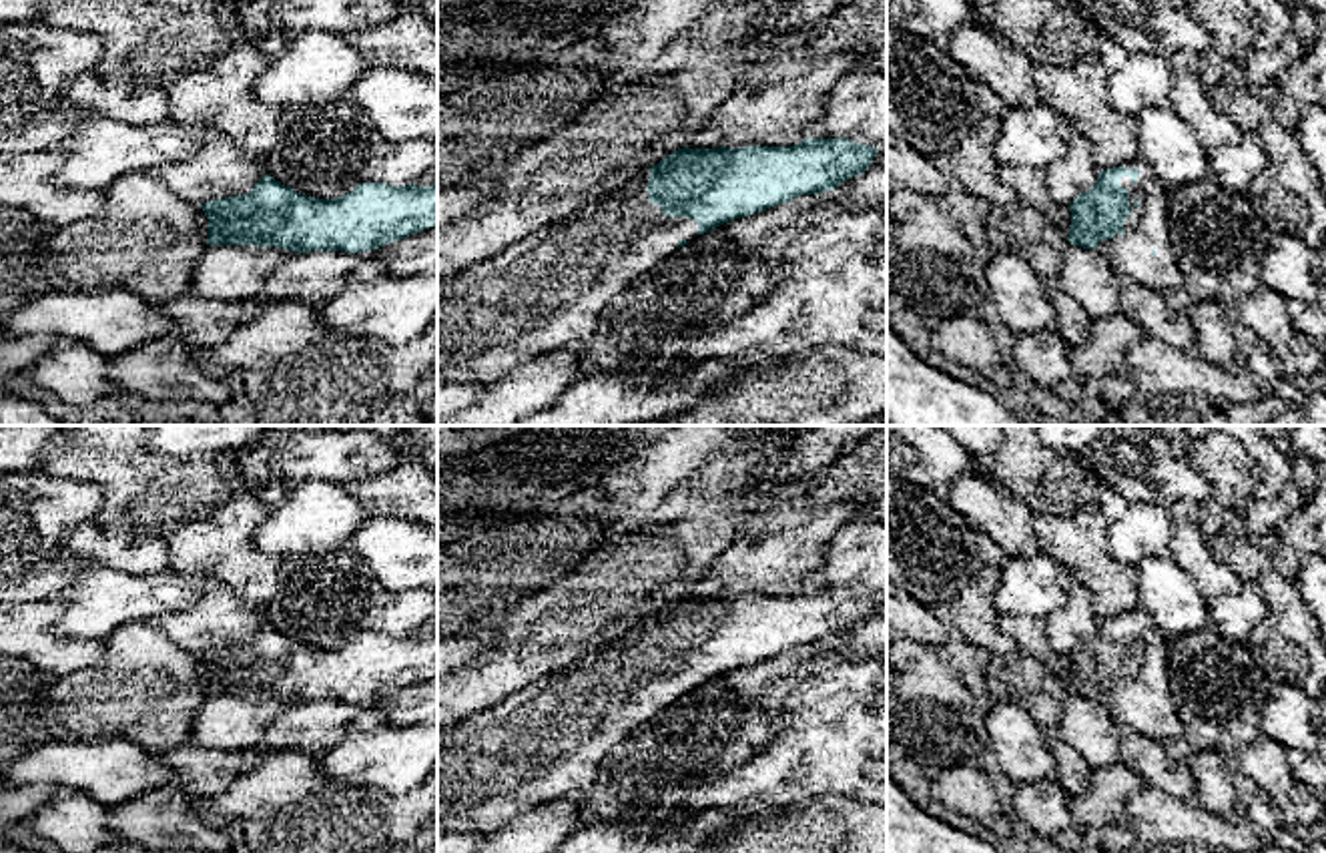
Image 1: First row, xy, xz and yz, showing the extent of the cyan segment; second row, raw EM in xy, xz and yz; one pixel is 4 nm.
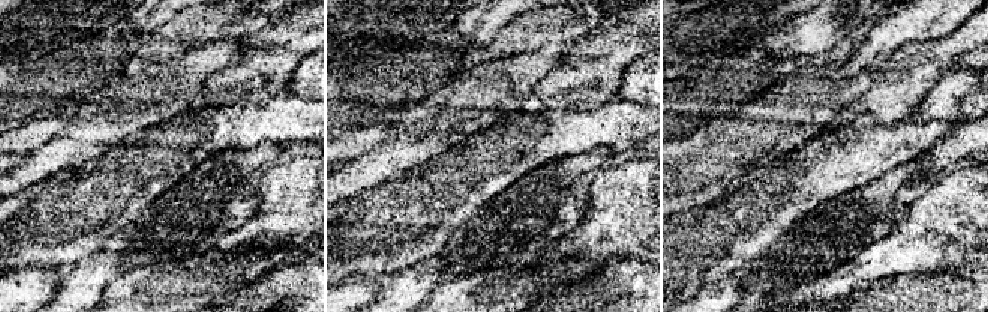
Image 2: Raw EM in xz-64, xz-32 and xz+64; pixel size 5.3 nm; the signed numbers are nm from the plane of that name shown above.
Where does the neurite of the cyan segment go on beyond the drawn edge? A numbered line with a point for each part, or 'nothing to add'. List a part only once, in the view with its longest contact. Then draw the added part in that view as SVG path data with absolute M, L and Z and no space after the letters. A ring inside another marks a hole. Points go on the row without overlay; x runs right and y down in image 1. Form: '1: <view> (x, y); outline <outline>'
1: yz (1130, 705); outline M1145 608L1125 612L1125 620L1137 618L1139 626L1121 626L1119 636L1129 644L1131 664L1123 672L1123 684L1097 692L1115 723L1123 731L1135 731L1147 739L1168 743L1182 737L1170 672L1166 662L1166 634Z

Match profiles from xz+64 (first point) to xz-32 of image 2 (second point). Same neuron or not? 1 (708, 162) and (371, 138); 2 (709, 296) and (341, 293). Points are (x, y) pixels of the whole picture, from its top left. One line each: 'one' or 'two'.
1: two
2: two

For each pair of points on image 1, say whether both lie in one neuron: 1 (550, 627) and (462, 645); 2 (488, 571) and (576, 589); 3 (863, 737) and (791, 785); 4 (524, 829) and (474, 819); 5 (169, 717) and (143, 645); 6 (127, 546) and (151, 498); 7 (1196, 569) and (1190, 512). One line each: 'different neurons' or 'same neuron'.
1: different neurons
2: same neuron
3: same neuron
4: different neurons
5: same neuron
6: different neurons
7: same neuron

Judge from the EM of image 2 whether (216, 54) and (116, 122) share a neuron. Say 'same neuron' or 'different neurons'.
same neuron

